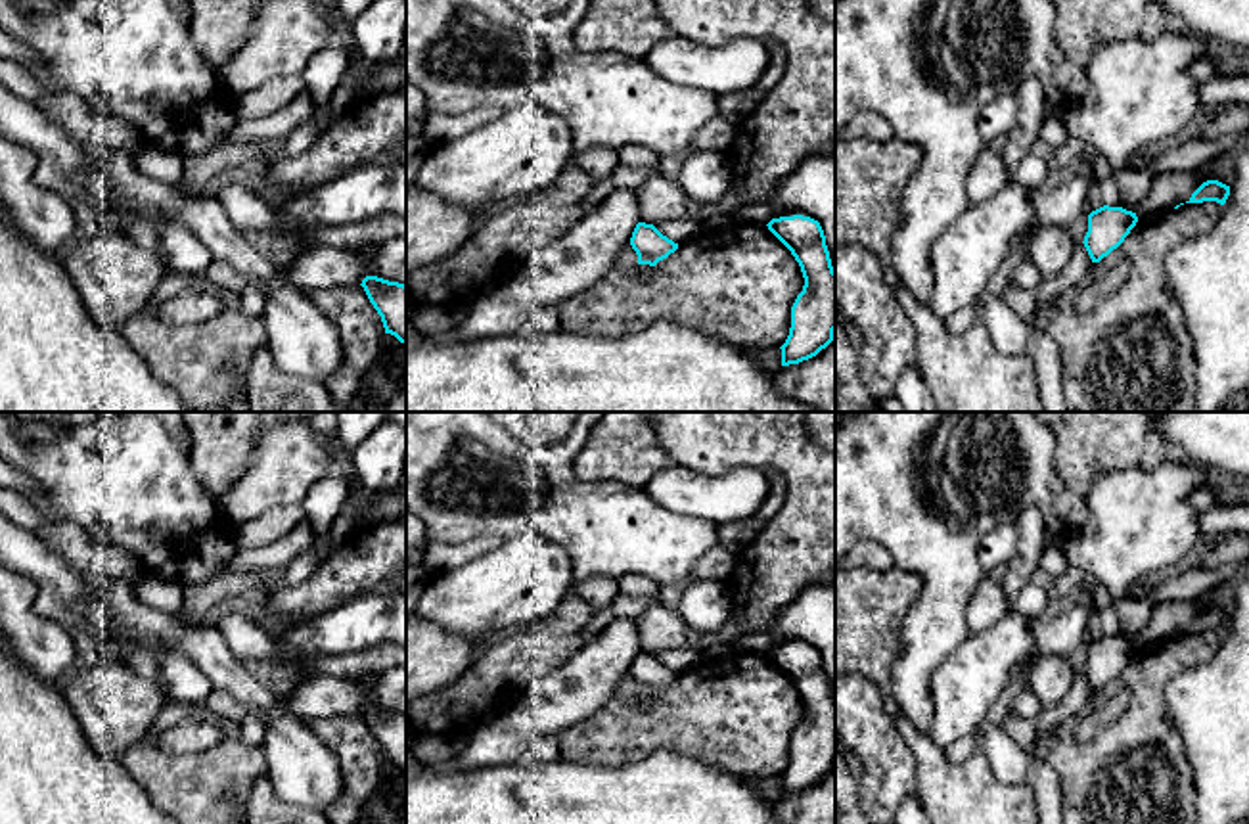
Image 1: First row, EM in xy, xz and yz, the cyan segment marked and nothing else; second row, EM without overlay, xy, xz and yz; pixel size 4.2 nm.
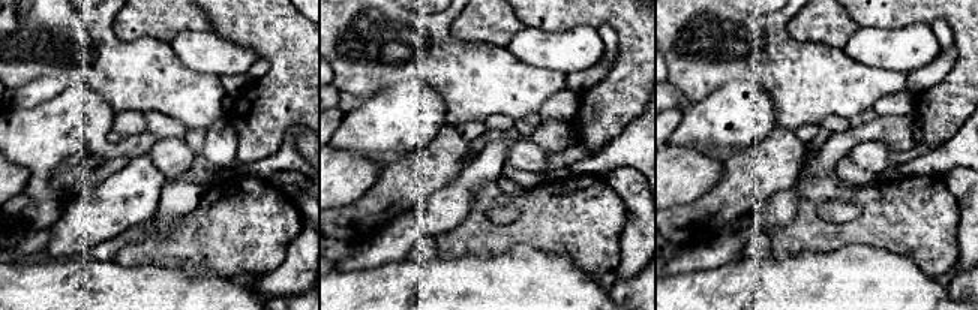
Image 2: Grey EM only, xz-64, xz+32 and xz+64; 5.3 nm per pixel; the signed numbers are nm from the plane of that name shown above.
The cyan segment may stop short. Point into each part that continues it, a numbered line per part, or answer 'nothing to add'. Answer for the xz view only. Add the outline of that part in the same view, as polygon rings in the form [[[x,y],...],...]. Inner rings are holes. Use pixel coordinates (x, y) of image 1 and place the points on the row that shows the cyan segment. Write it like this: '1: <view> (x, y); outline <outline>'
nothing to add

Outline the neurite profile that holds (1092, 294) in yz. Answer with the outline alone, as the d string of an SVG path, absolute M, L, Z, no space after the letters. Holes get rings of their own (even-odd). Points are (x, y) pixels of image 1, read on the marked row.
M1119 263L1105 274L1100 274L1098 278L1094 278L1090 284L1080 286L1077 295L1077 309L1082 312L1092 310L1105 297L1117 291L1119 286L1126 280L1126 276L1128 276L1128 264Z

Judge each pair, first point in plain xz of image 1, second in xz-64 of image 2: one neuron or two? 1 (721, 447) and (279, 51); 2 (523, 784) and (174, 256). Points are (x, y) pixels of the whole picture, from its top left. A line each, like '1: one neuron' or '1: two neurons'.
1: one neuron
2: two neurons

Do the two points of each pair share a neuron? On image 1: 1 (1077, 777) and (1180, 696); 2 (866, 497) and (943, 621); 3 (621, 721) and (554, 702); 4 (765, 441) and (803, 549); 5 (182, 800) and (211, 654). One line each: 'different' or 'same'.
1: different
2: same
3: different
4: same
5: different

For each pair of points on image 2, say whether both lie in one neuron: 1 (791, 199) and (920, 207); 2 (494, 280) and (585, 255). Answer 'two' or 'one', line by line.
1: two
2: two

